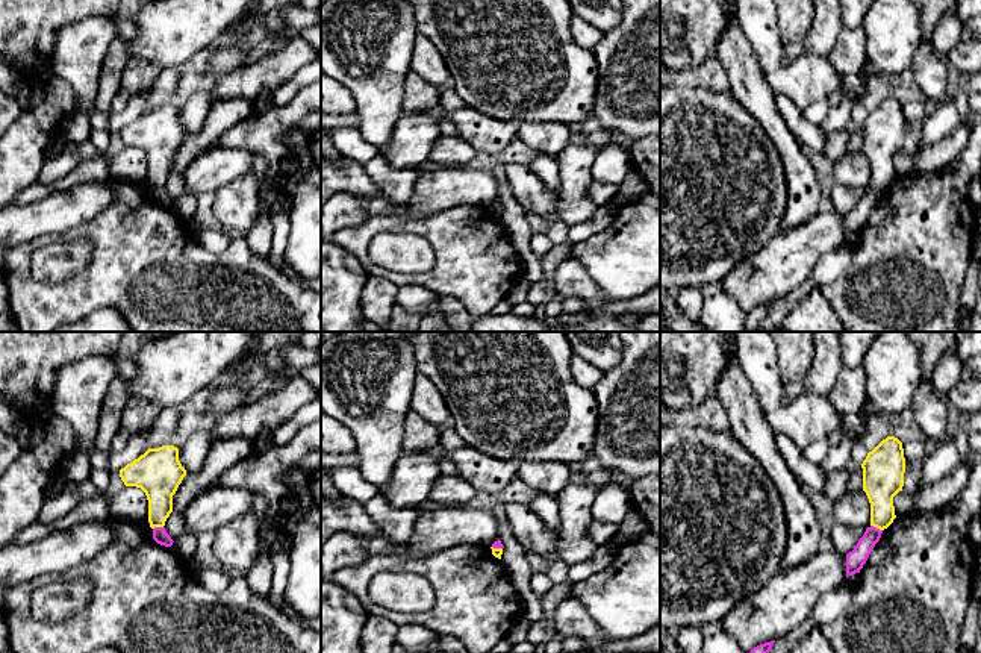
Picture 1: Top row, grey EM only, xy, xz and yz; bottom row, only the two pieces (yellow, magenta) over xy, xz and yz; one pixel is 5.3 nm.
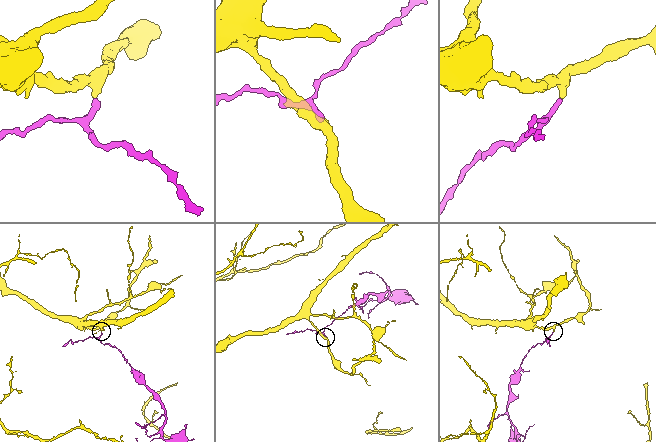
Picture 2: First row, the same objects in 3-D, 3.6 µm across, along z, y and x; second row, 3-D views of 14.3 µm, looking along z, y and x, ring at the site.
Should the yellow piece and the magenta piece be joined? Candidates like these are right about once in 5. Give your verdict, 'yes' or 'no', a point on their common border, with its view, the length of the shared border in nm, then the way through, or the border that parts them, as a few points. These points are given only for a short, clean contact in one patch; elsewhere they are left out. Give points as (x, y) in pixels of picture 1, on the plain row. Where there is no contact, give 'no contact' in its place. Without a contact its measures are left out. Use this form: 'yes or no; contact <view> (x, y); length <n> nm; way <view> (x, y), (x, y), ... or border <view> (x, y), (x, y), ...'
yes; contact yz (877, 188); length 70 nm; way yz (881, 141), (881, 178), (877, 188), (856, 220)

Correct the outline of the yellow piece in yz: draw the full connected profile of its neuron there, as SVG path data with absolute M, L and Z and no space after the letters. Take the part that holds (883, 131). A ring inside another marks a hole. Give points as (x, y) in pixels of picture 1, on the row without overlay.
M887 97L867 114L861 129L863 152L870 164L870 186L846 215L846 238L860 233L883 191L896 179L893 158L902 152L905 133L902 103Z

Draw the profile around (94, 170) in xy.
M100 155L91 161L83 161L70 174L51 185L35 182L33 185L27 186L9 203L9 206L24 206L50 195L53 191L67 191L76 185L106 180L109 179L109 165L111 158L106 155Z

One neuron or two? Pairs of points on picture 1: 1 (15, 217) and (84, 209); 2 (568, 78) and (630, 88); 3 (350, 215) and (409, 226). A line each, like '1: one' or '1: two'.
1: one
2: two
3: two

